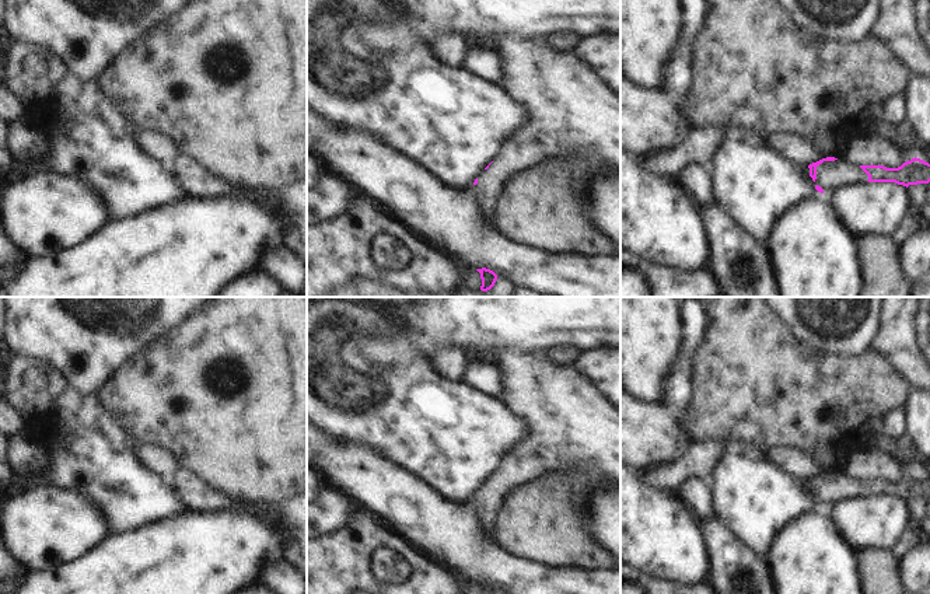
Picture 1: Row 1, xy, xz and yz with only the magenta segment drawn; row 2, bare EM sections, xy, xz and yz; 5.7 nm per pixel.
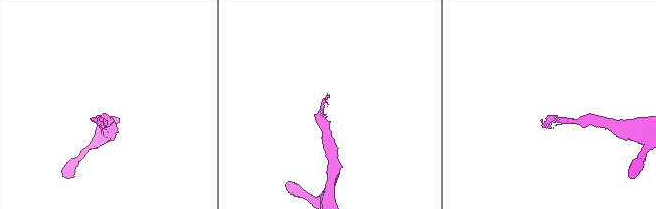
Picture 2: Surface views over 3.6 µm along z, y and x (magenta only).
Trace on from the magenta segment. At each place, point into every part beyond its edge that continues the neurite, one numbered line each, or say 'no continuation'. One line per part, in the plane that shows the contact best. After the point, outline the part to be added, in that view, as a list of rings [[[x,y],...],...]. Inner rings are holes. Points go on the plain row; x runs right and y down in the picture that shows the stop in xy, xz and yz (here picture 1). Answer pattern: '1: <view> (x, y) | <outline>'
1: yz (829, 488) | [[[845,472],[835,475],[824,475],[817,481],[815,499],[824,503],[824,507],[835,504],[838,500],[867,495],[868,489],[860,482]]]

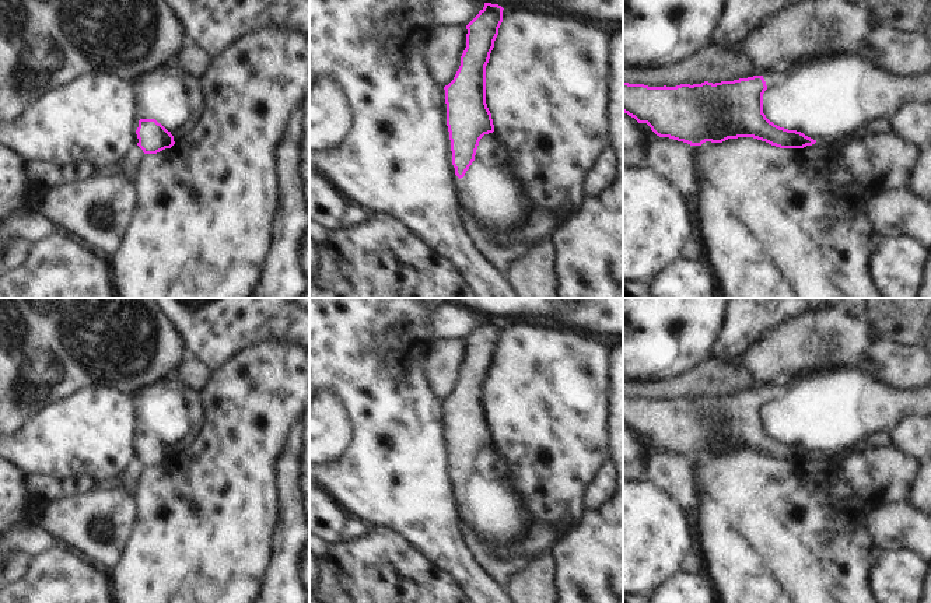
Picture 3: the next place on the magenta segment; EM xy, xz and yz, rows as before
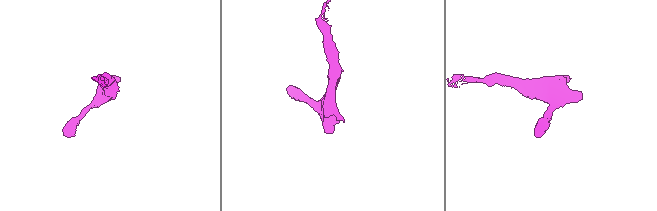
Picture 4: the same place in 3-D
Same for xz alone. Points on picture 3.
1: xz (496, 511) | [[[494,446],[484,448],[475,474],[459,492],[463,523],[472,527],[500,560],[514,558],[512,544],[533,525],[521,492],[497,471]]]

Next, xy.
1: xy (164, 409) | [[[164,381],[134,395],[140,432],[155,432],[168,445],[182,441],[192,430],[185,388],[175,381]]]

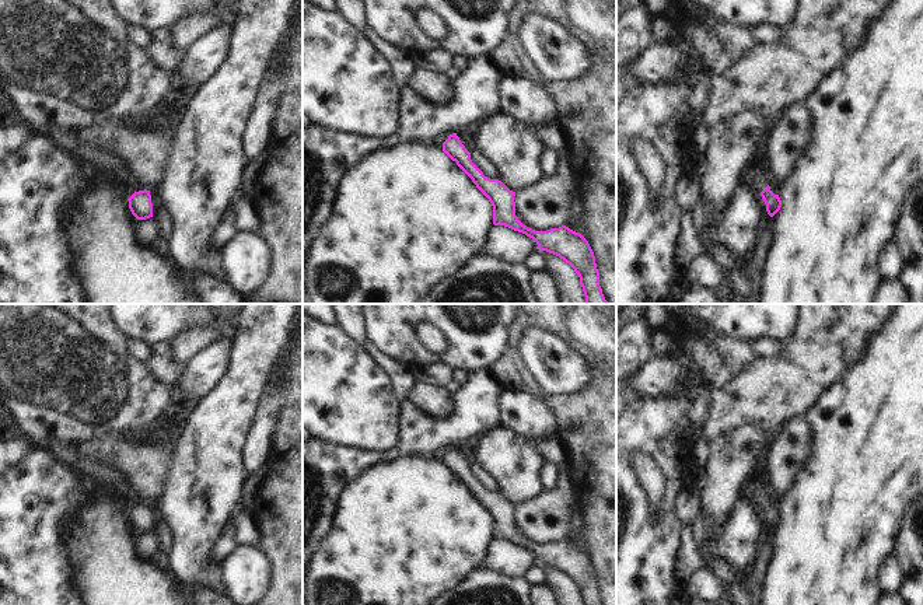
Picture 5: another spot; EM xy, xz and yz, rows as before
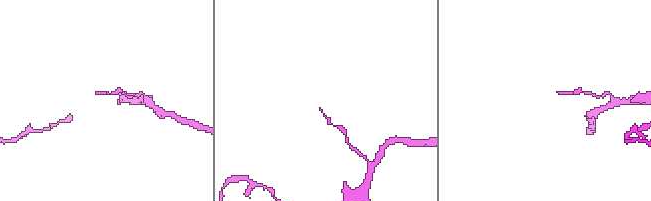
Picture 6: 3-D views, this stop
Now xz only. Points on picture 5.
no continuation

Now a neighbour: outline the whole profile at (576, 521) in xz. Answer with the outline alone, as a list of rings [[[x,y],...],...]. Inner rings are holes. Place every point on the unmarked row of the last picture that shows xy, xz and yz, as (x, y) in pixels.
[[[576,504],[573,507],[573,513],[571,513],[571,518],[570,518],[570,531],[569,531],[566,541],[569,541],[570,543],[573,543],[576,546],[580,546],[578,538],[580,538],[580,534],[581,534],[580,532],[581,525],[583,525],[583,518],[578,514],[577,504]]]

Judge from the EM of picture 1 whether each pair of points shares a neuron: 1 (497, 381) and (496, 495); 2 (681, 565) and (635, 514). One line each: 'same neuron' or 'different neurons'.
1: different neurons
2: same neuron

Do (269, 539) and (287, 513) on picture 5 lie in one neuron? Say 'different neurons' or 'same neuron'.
same neuron

